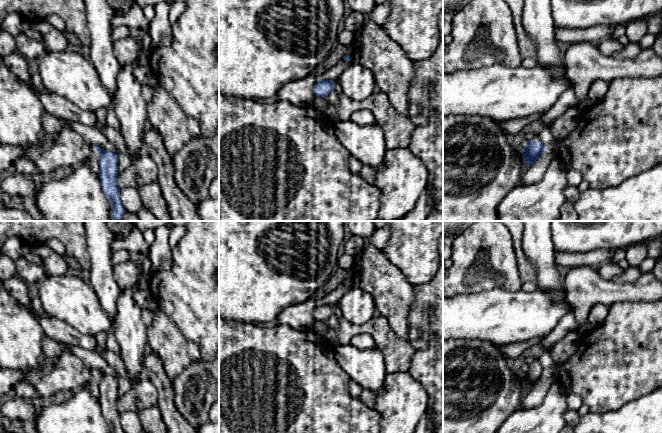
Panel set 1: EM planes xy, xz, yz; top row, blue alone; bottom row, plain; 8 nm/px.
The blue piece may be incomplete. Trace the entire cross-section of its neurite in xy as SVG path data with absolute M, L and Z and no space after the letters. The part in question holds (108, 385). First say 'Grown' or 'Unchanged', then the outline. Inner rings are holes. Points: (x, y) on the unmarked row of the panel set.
Unchanged. M93 370L99 376L99 398L102 415L110 426L111 433L125 433L120 423L120 412L117 408L118 380L112 375Z

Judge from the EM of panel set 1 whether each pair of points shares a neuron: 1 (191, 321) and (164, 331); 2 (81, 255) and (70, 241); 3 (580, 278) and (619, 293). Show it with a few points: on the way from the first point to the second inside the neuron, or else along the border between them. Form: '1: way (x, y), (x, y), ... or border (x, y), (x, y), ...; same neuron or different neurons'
1: border (160, 310), (188, 341); different neurons
2: way (80, 252), (73, 244); same neuron
3: way (590, 288), (609, 292); same neuron

